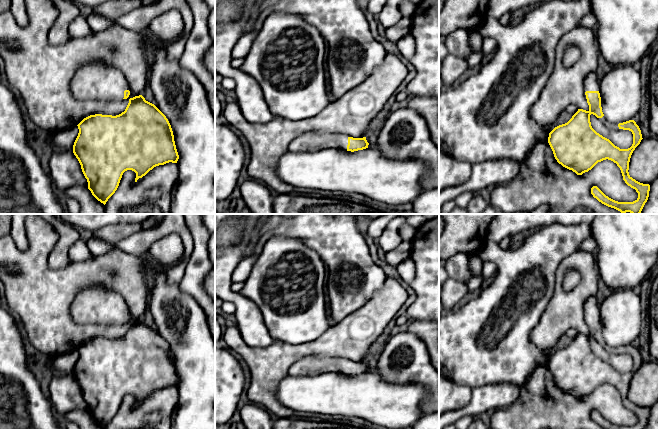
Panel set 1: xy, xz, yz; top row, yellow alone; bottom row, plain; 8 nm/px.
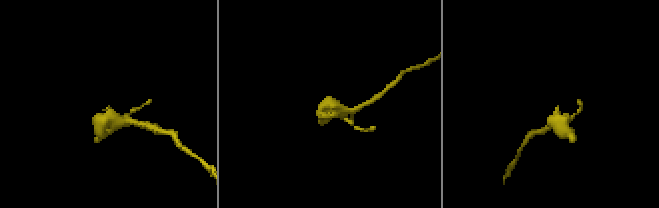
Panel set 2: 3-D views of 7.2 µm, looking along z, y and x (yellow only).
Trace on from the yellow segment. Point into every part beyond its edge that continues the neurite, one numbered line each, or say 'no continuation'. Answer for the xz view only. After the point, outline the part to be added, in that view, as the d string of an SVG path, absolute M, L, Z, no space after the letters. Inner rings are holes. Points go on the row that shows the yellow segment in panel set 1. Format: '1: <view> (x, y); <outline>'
1: xz (314, 141); M310 133L295 138L289 145L293 152L317 151L325 148L347 150L348 136L338 133Z

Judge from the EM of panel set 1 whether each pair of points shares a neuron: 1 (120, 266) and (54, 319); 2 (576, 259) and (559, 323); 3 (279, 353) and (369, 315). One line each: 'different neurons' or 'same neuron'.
1: same neuron
2: same neuron
3: same neuron

